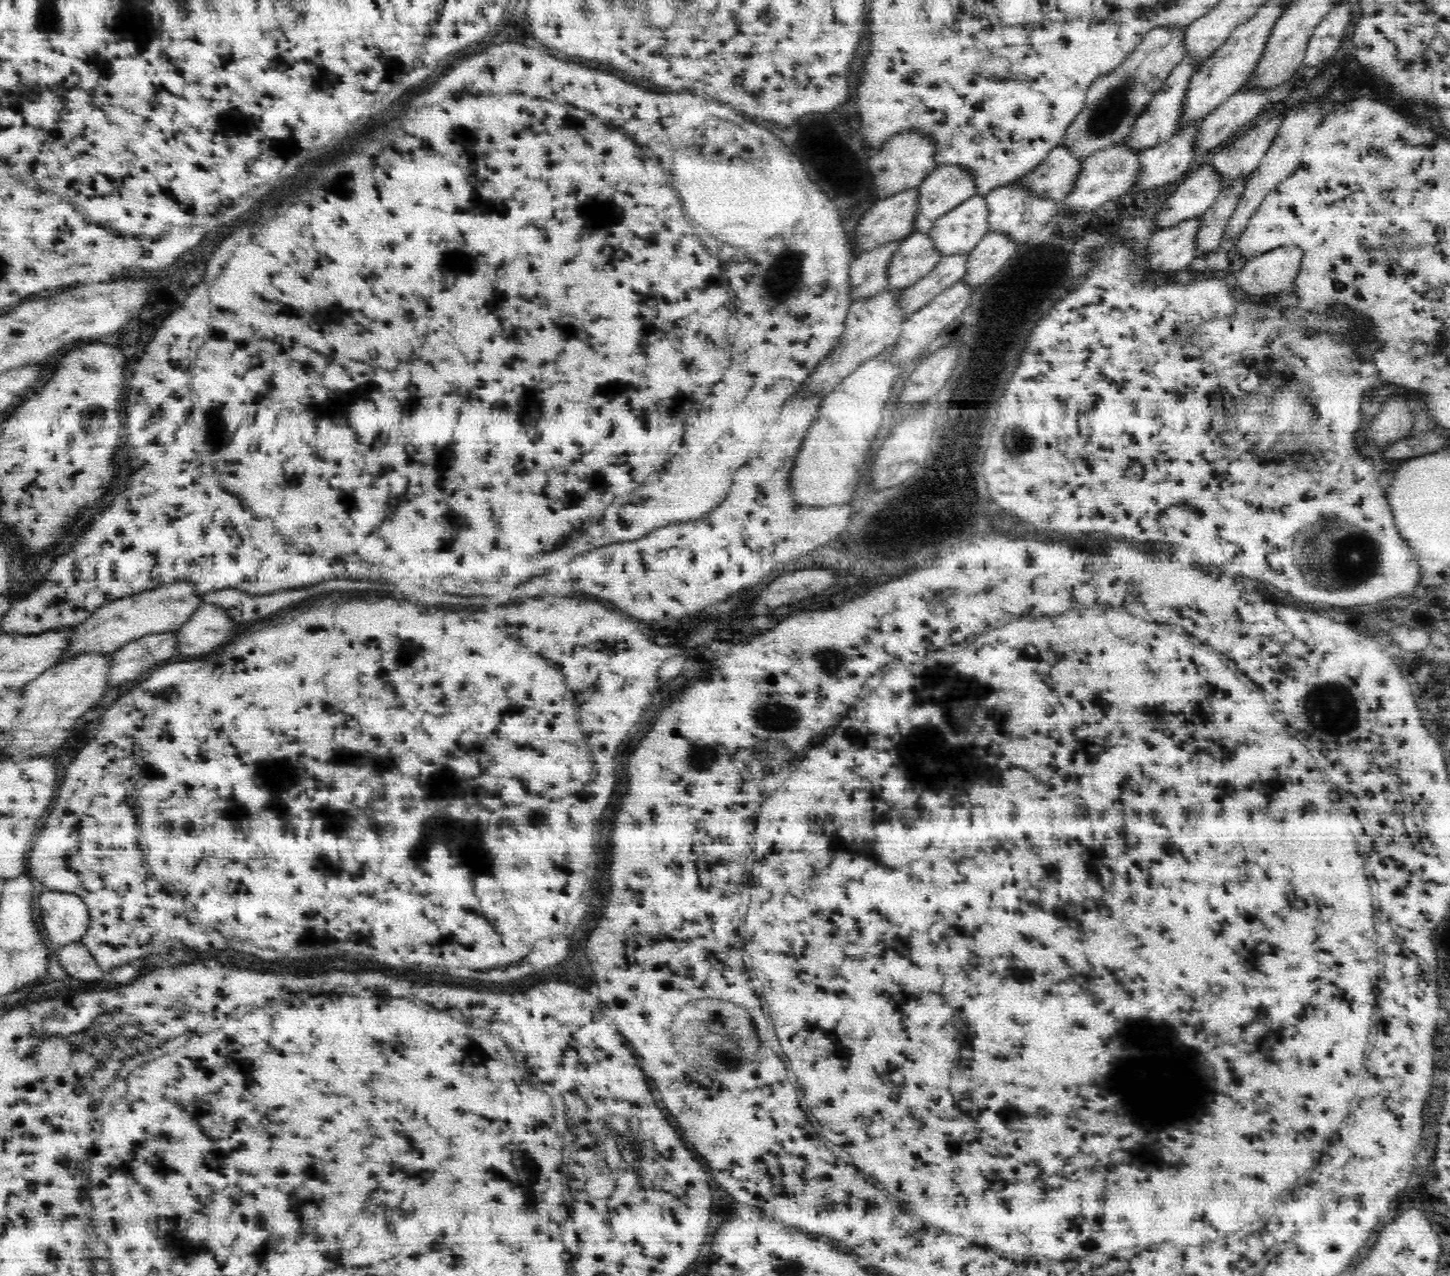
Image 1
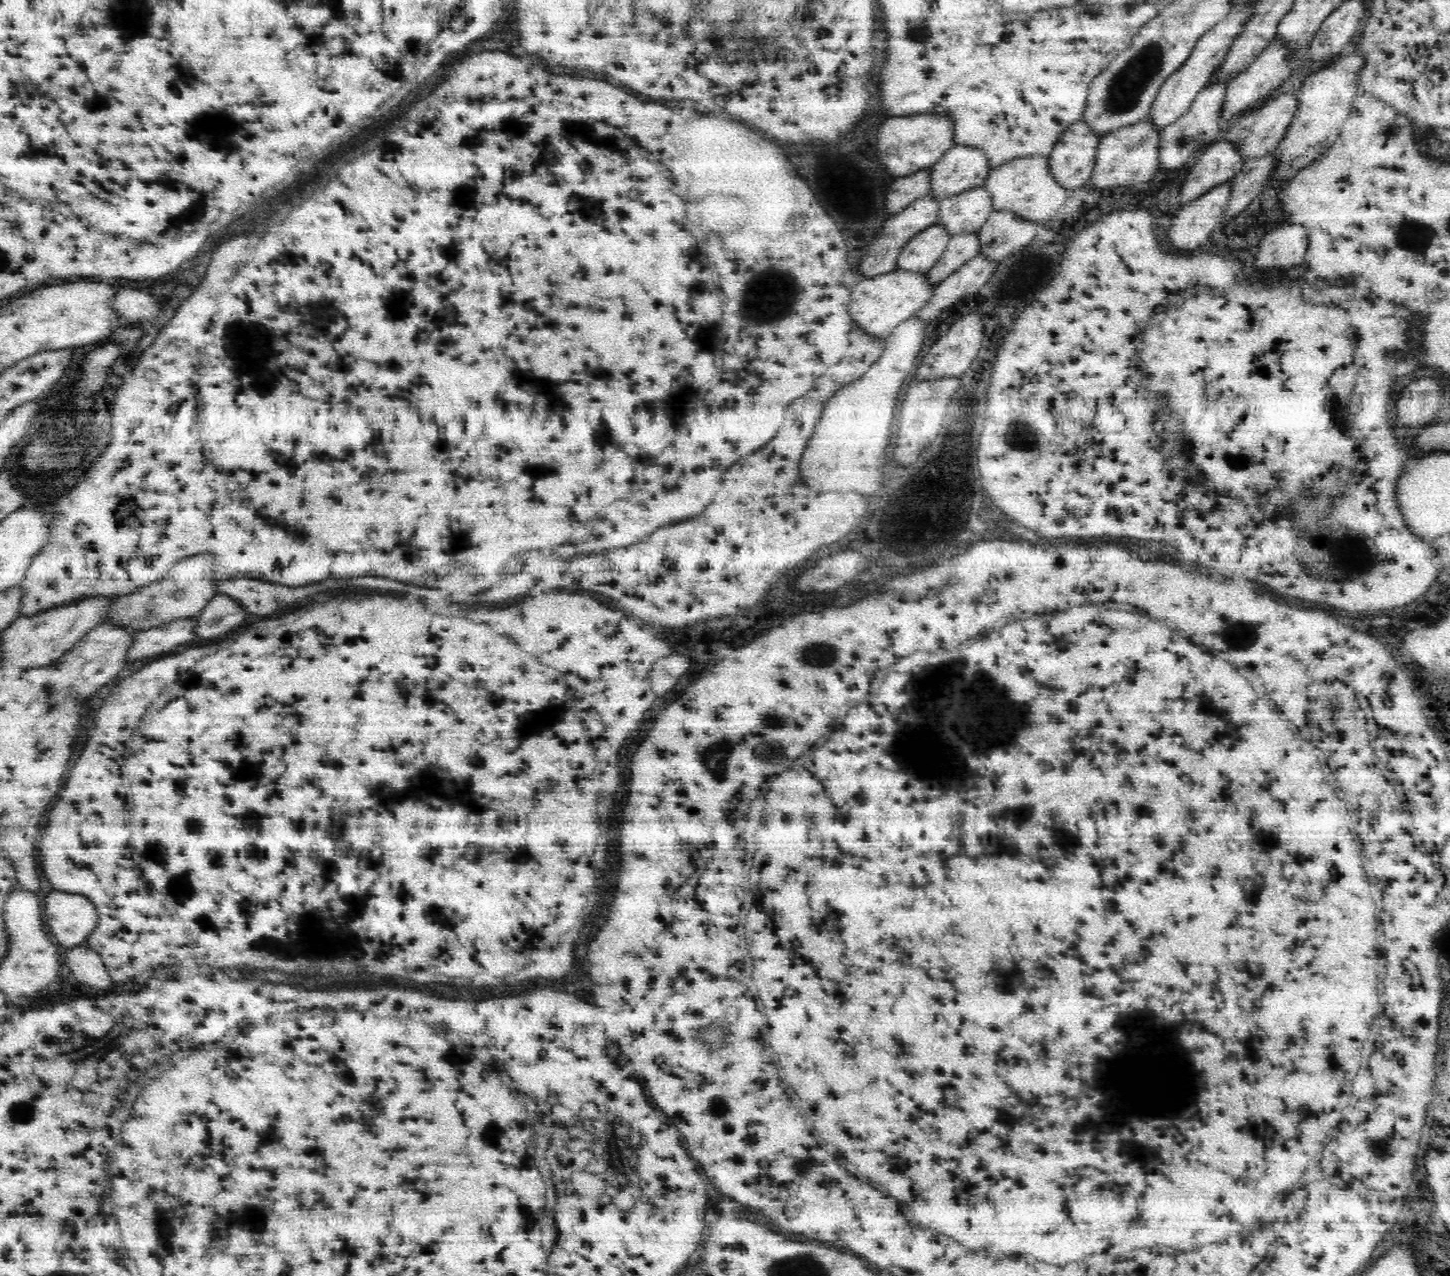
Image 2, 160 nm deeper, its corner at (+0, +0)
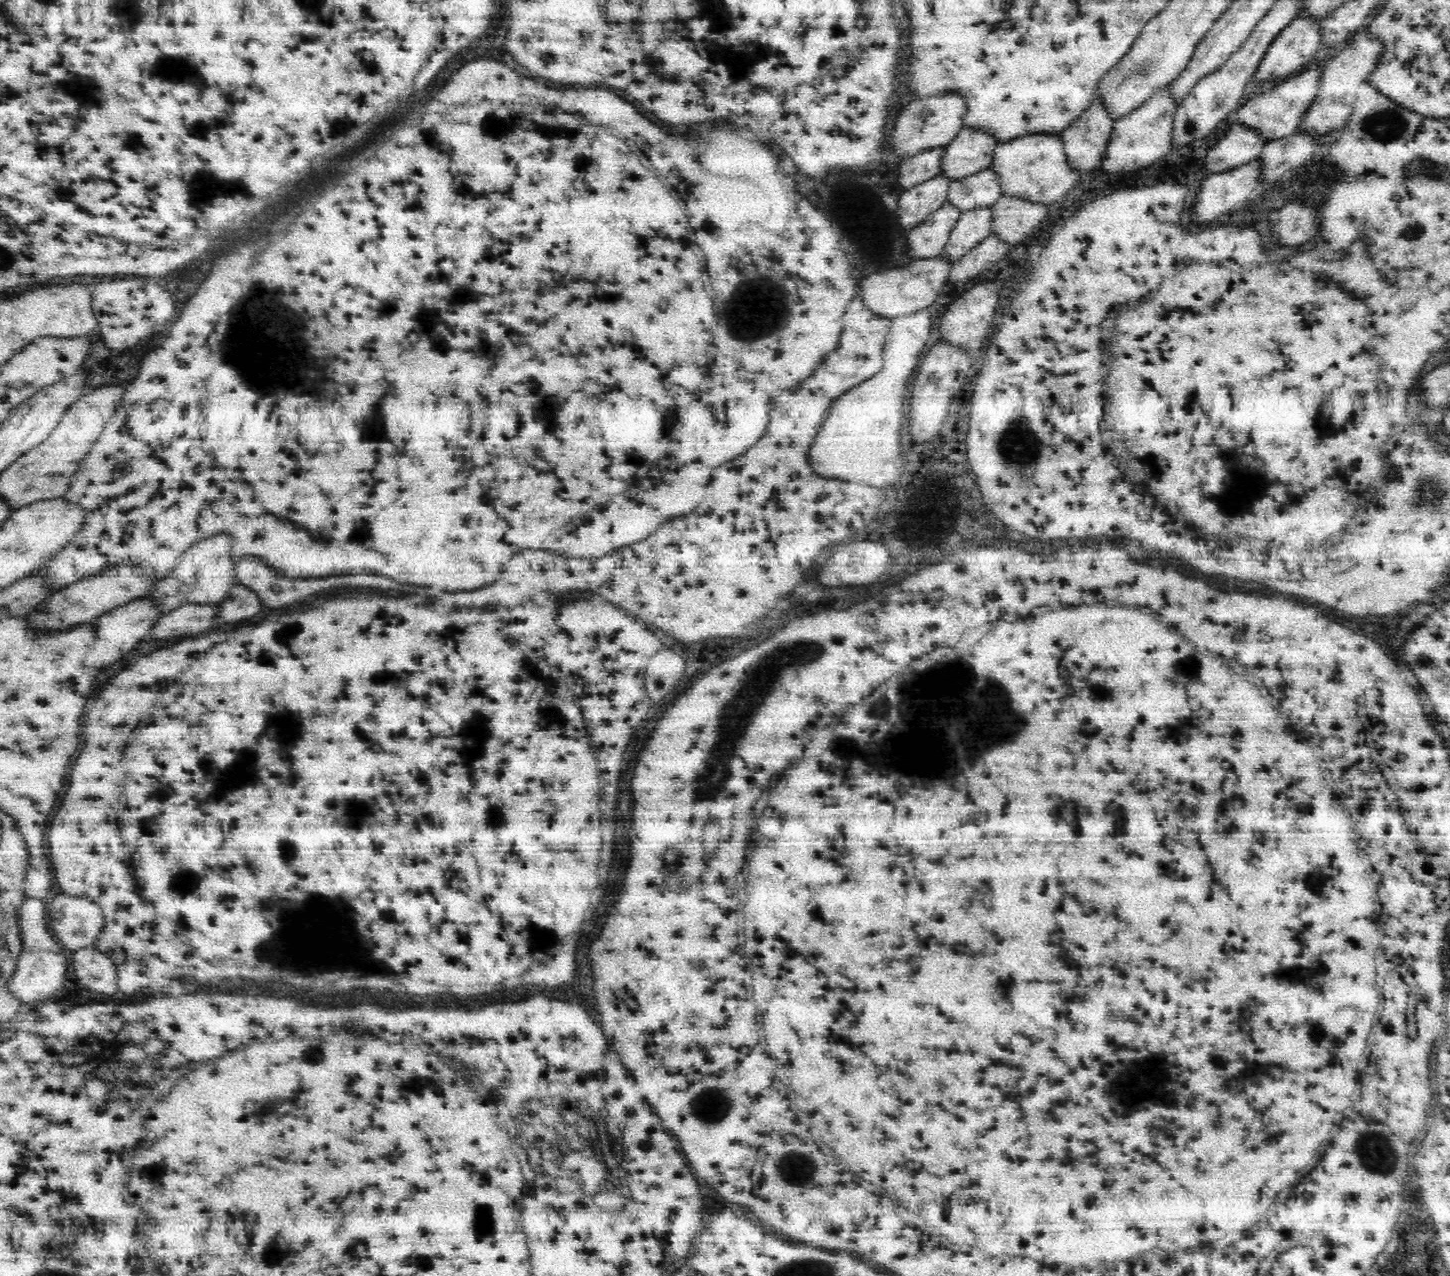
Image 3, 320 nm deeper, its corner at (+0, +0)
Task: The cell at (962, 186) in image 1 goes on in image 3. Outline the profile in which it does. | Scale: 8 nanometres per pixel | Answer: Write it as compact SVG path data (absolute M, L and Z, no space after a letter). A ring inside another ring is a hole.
M965 126L944 147L940 170L950 182L976 176L976 173L992 166L996 145L996 140L987 134L986 129Z

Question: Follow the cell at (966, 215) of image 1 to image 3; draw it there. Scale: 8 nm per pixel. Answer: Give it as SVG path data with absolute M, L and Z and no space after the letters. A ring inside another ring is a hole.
M990 166L976 173L976 176L952 181L949 184L947 200L964 213L976 207L992 207L1001 196L1002 189L998 183L998 176Z

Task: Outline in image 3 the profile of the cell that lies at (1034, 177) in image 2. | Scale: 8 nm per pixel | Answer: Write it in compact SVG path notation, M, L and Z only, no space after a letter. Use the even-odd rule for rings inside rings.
M1030 133L995 146L992 169L998 176L1002 195L1020 197L1046 206L1062 200L1074 188L1082 174L1068 163L1064 153L1064 141L1060 134Z

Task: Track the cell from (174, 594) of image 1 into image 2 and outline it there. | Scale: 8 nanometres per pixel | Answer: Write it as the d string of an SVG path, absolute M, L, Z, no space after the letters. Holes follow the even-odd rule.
M195 554L181 558L163 579L138 587L134 592L114 600L104 621L132 632L140 632L176 619L198 617L206 604L217 595L218 580L214 579L213 566L214 554Z

